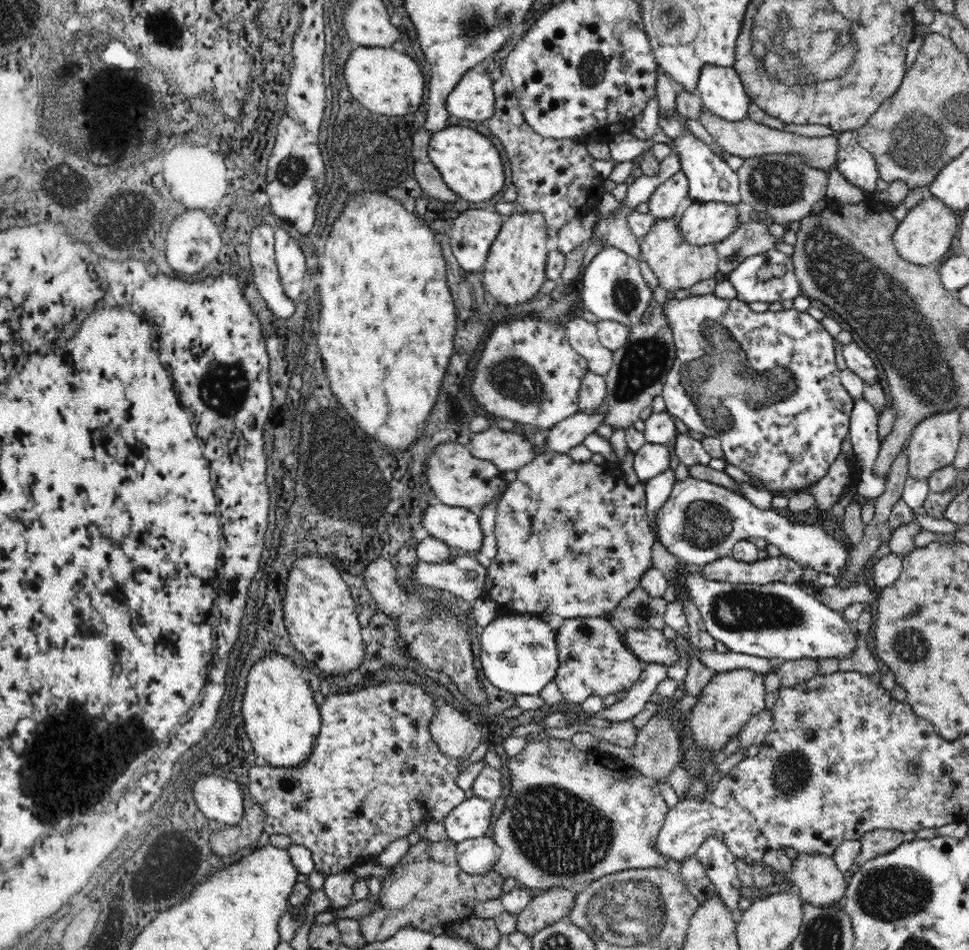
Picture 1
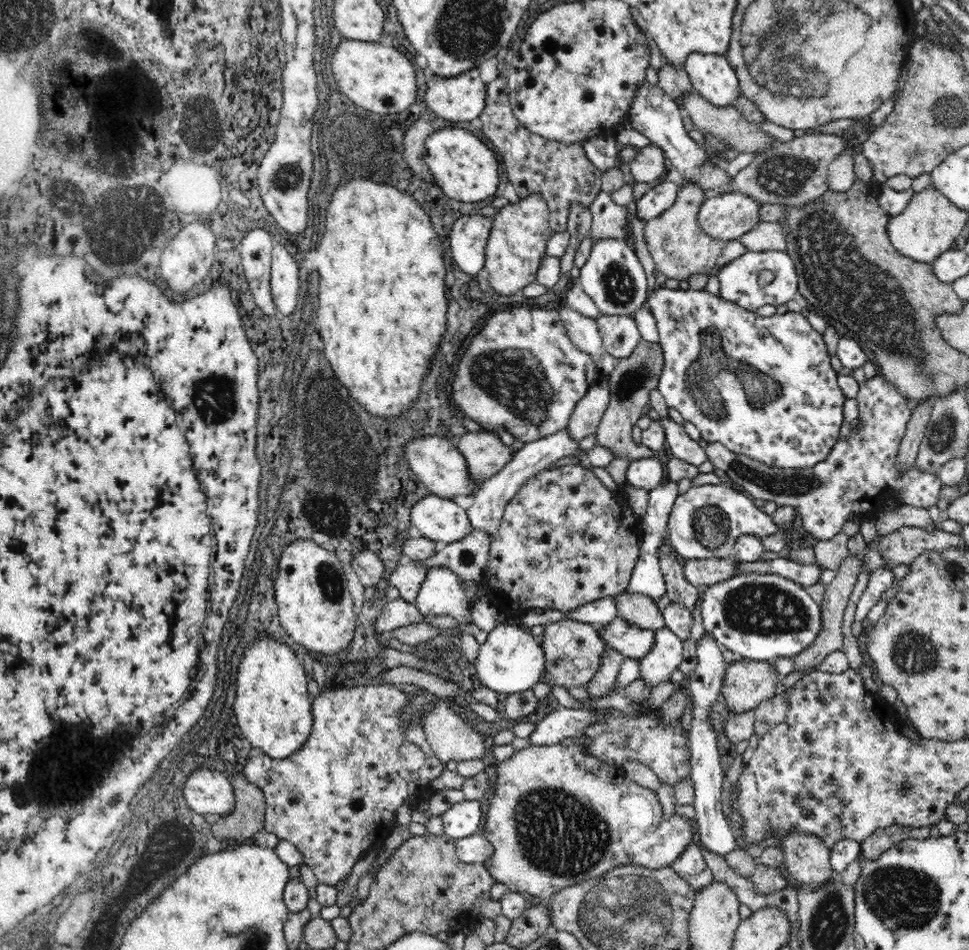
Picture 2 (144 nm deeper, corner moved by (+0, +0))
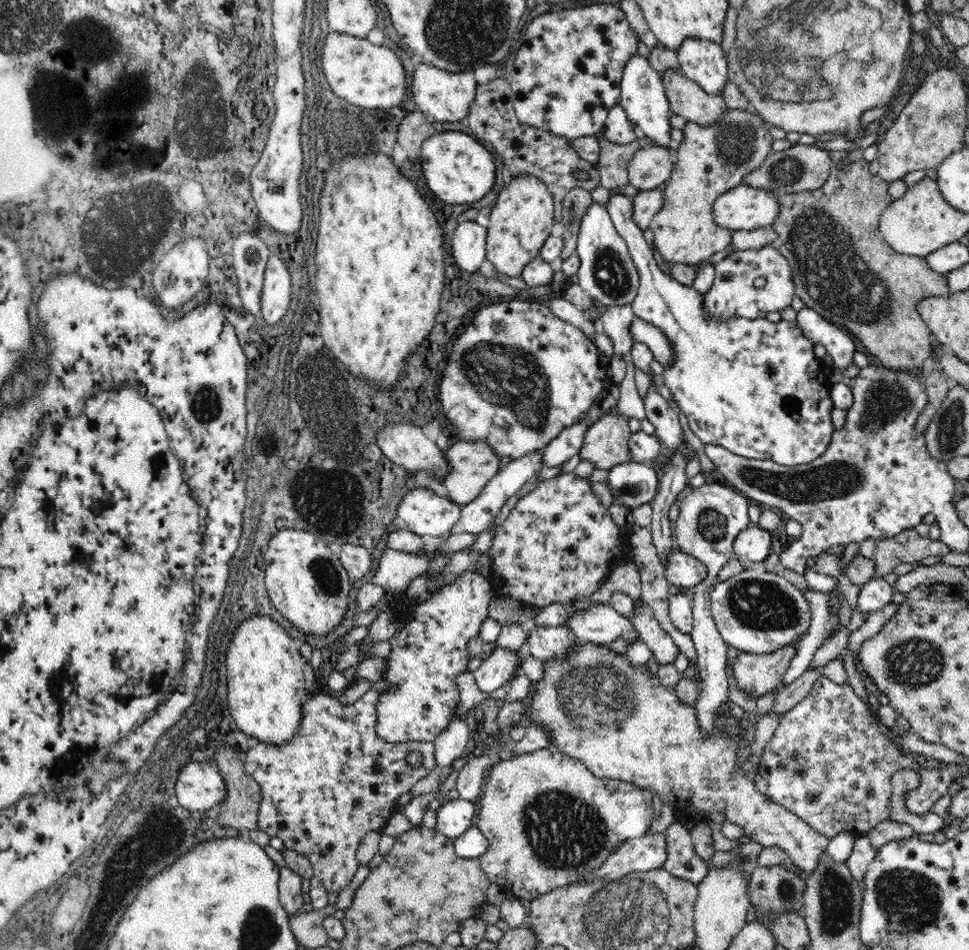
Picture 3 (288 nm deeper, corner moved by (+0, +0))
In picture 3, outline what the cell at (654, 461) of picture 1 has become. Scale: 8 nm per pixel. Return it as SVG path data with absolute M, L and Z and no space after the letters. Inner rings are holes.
M618 464L608 472L608 494L614 498L614 504L634 510L652 500L658 494L660 480L656 466L644 464Z

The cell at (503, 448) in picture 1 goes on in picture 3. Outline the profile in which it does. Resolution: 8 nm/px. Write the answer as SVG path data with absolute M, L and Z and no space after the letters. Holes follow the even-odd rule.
M456 440L450 450L446 452L446 462L448 462L448 468L450 472L440 480L442 486L448 490L450 498L454 504L460 504L460 506L466 506L470 504L476 496L482 494L482 488L500 472L502 468L502 460L494 456L494 450L482 442L482 440Z

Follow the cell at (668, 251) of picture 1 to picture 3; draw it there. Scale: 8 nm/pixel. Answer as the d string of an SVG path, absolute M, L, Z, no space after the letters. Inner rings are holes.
M728 110L720 122L700 126L688 122L684 126L684 140L678 148L676 170L664 188L664 206L650 222L654 244L666 264L684 264L700 268L716 252L732 246L732 230L720 228L712 220L712 206L720 194L742 186L744 178L758 170L766 156L772 154L772 134L760 114L746 110Z

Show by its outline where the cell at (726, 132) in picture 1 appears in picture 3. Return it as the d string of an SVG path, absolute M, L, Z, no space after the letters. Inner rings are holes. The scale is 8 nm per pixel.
M666 70L662 82L672 116L676 114L700 126L712 126L720 122L722 116L730 110L722 96L706 94L696 82L686 78L680 70Z

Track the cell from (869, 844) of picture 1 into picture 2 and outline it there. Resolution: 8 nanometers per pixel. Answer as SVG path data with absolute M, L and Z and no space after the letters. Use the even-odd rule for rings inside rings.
M888 826L888 828L880 828L874 834L870 834L864 842L860 842L864 862L878 860L892 846L896 846L898 842L908 840L910 838L910 830L912 828L908 828L908 826Z

